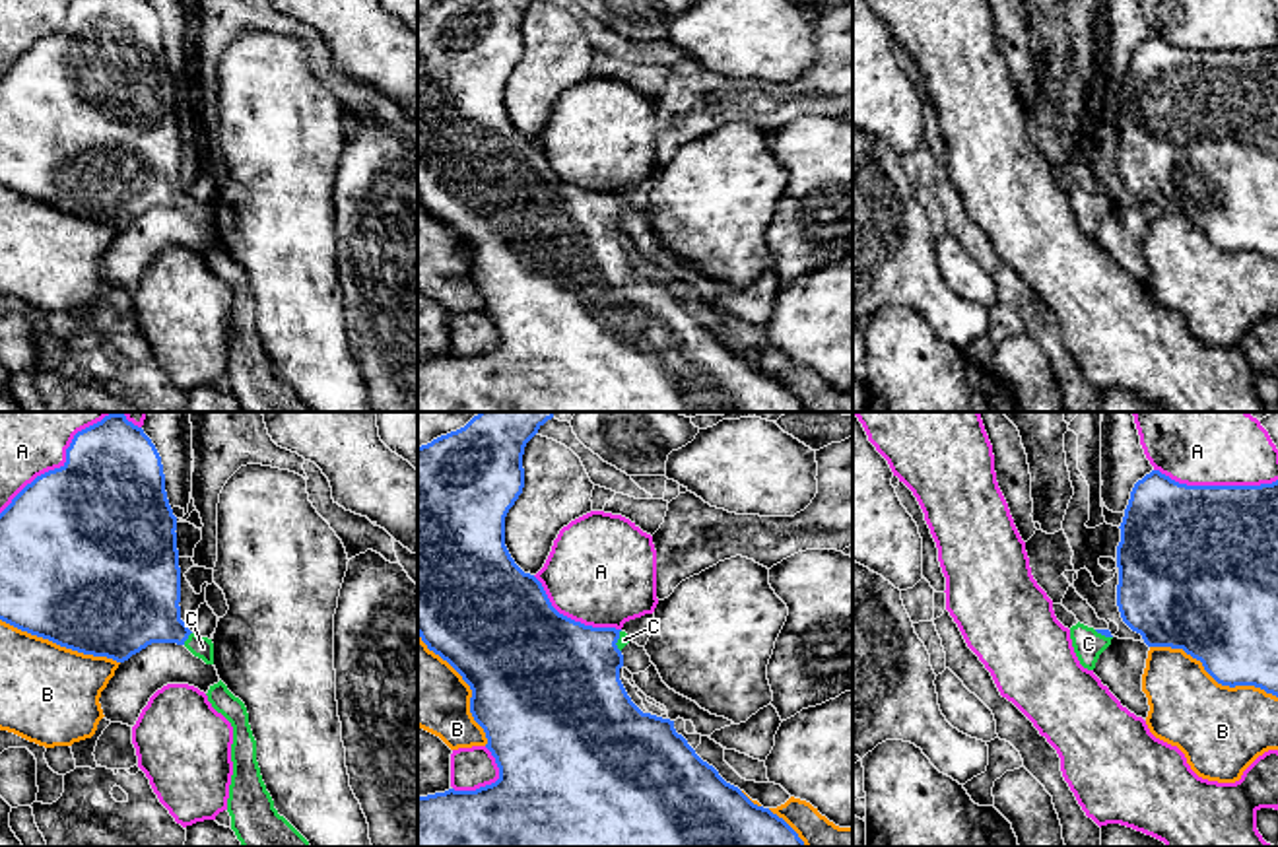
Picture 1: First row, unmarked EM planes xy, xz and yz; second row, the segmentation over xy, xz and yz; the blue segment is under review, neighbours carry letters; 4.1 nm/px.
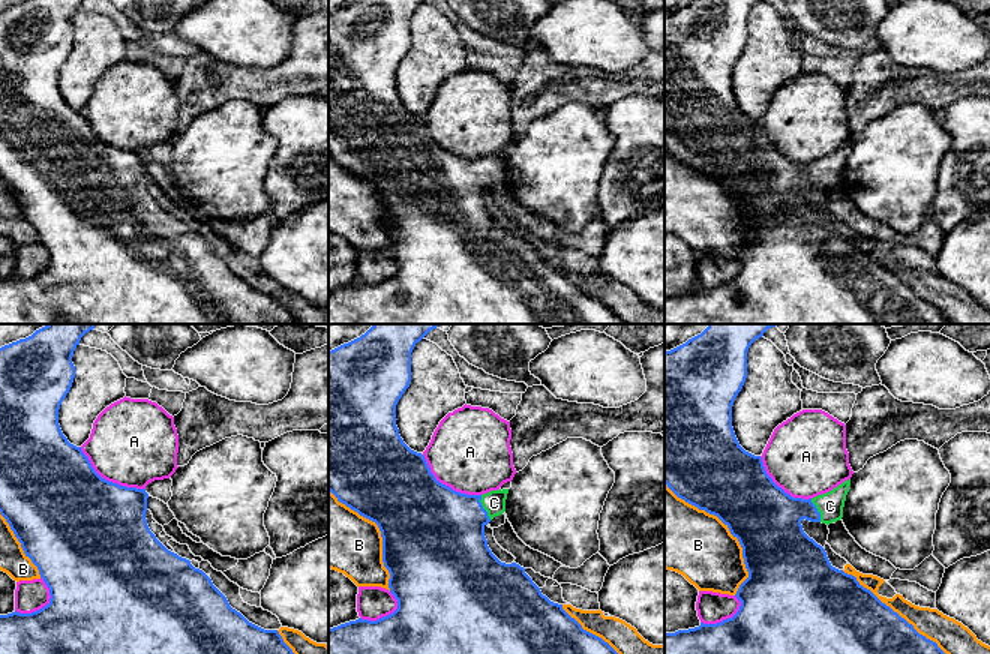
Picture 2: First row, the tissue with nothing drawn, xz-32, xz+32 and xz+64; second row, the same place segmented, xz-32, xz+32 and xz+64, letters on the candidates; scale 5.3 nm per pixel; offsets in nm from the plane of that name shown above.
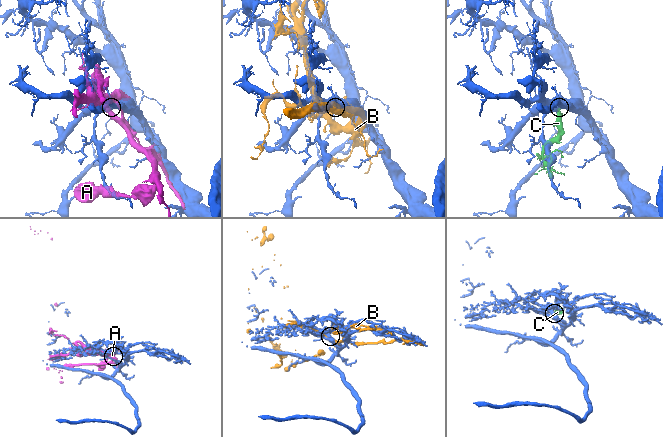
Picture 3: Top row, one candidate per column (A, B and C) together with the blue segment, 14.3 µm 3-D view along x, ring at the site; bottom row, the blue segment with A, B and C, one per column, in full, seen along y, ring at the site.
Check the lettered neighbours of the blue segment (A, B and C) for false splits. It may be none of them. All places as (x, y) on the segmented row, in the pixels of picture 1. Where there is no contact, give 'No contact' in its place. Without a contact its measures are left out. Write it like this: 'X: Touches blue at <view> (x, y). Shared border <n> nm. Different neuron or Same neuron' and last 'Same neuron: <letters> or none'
A: Touches blue at xy (67, 449). Shared border 700 nm. Different neuron
B: Touches blue at yz (1212, 677). Shared border 550 nm. Different neuron
C: Touches blue at xy (187, 638). Shared border 70 nm. Same neuron
Same neuron: C

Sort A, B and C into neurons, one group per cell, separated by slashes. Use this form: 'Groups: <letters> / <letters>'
Groups: A / B / C

